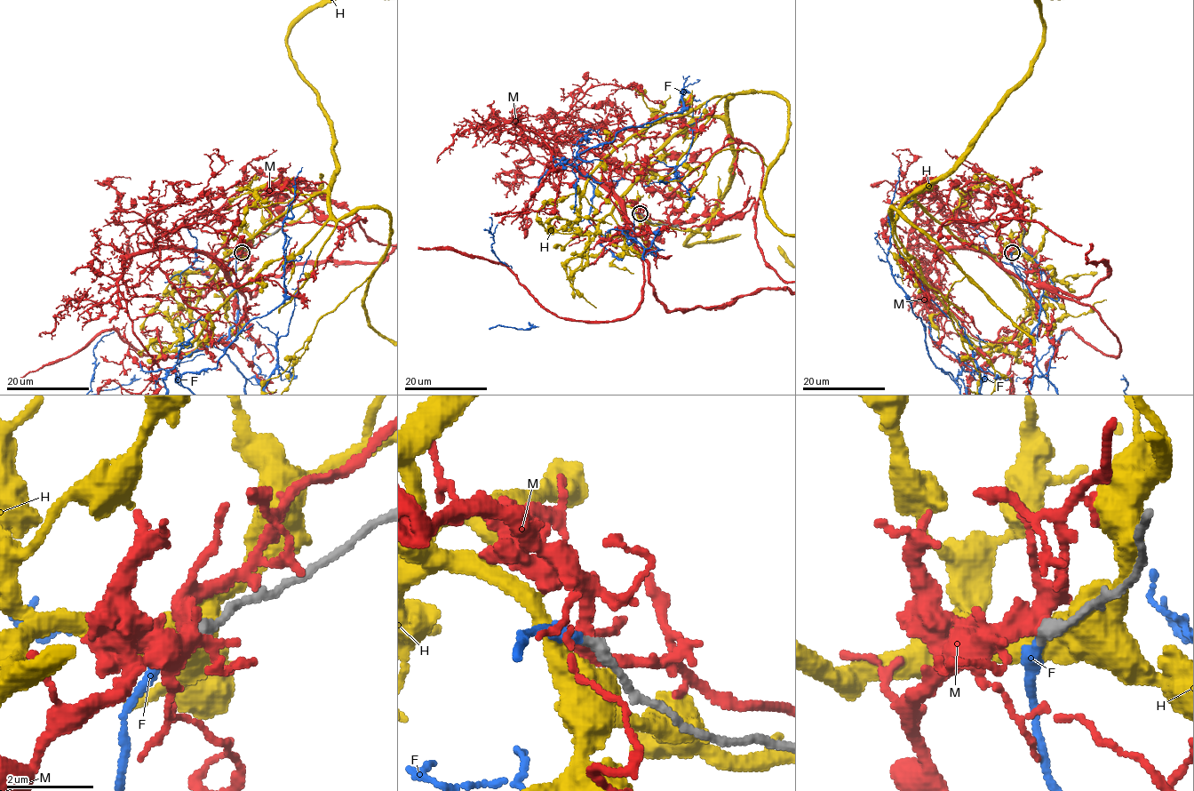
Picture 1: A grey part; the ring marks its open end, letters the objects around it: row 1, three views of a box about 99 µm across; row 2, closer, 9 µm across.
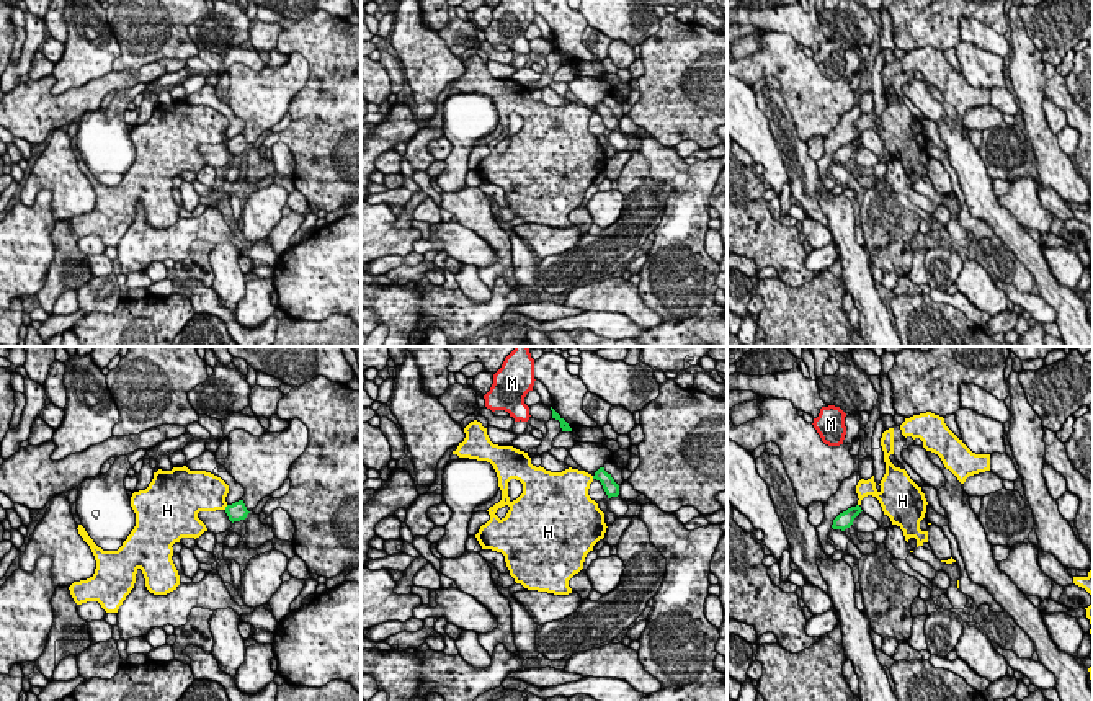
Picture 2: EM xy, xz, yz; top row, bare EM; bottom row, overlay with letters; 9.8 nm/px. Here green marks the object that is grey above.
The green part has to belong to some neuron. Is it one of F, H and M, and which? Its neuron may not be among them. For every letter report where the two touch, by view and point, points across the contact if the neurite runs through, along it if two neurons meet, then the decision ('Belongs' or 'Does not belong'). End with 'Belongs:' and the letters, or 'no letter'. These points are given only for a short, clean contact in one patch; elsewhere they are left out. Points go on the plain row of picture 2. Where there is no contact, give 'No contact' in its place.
F: No contact. Belongs
H: Touches green at xy (226, 141). Boundary: xy (227, 139), (224, 142). Does not belong
M: No contact. Does not belong
Belongs: F

